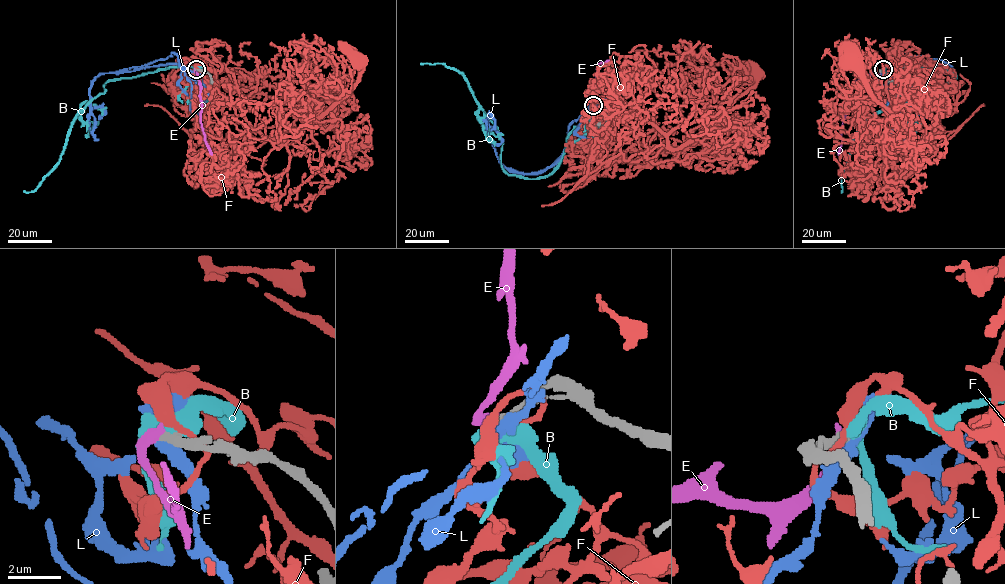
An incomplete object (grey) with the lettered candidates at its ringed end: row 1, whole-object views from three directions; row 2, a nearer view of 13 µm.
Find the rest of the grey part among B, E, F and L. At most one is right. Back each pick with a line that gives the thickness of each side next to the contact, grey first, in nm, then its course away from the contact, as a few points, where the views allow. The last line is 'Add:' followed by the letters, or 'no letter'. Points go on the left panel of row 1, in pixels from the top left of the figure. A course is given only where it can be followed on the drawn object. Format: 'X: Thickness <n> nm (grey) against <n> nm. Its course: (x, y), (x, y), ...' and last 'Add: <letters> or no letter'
E: Thickness 360 nm (grey) against 400 nm. Its course: (196, 69), (201, 128), (211, 154)
Add: E

